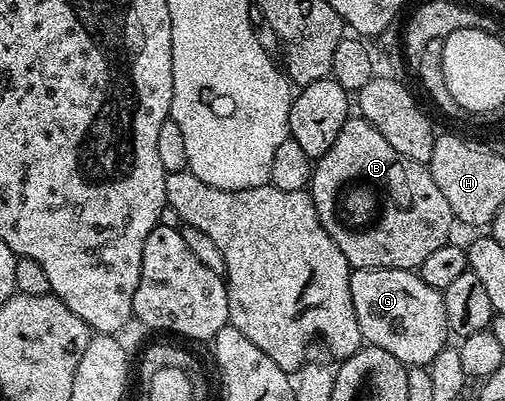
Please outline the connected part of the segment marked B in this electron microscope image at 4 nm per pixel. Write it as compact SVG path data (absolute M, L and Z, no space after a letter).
M360 116L346 118L343 128L339 128L339 136L335 136L335 144L331 144L331 148L327 148L323 157L316 159L313 176L309 179L307 189L313 195L315 212L319 212L319 220L323 224L327 236L331 236L331 240L335 240L335 245L339 247L339 252L343 252L343 256L347 256L350 267L358 270L378 270L382 266L396 270L416 271L423 264L423 260L427 260L427 256L431 256L431 252L435 252L435 248L446 245L450 241L449 229L455 226L451 208L447 204L443 192L439 192L428 169L422 163L413 162L407 156L395 152L395 148L391 148L391 144L387 144L387 140L383 140L383 132L379 132L379 128L375 128L366 118Z

